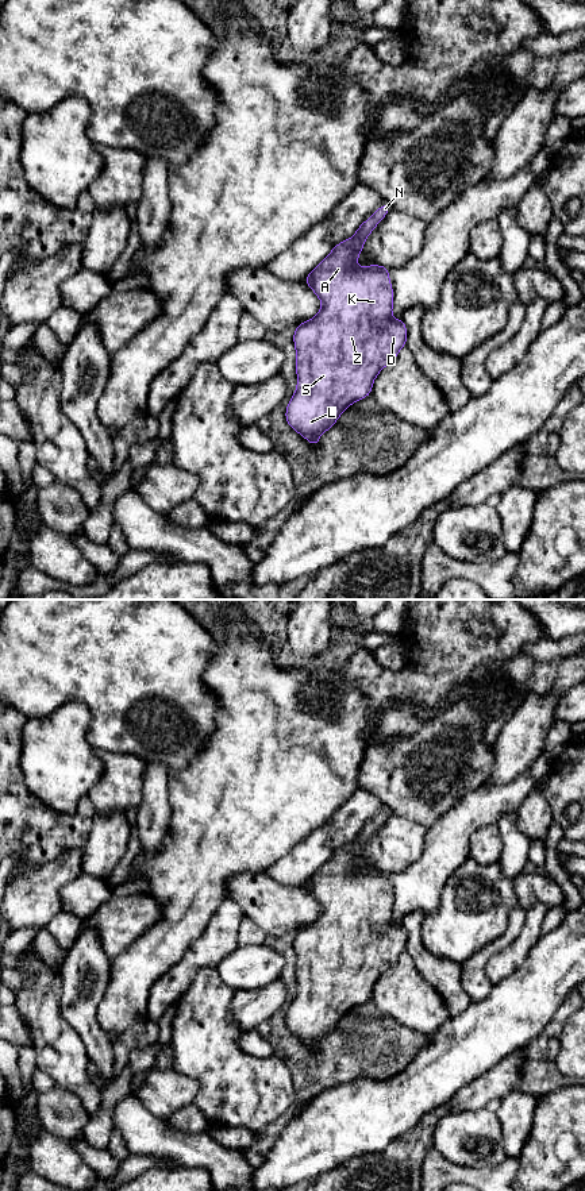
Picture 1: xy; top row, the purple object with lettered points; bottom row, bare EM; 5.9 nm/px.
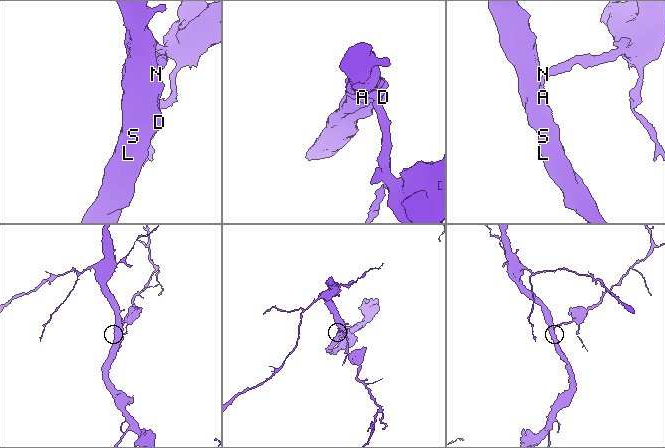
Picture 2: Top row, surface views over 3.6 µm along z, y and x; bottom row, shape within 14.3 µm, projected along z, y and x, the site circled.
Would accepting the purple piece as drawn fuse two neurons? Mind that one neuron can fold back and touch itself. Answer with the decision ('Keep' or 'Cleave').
Keep

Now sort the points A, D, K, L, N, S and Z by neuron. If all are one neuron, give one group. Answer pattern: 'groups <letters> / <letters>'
groups A D K L N S Z

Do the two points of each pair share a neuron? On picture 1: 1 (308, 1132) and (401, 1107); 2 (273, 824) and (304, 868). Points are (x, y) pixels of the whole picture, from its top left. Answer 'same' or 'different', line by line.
1: same
2: different

